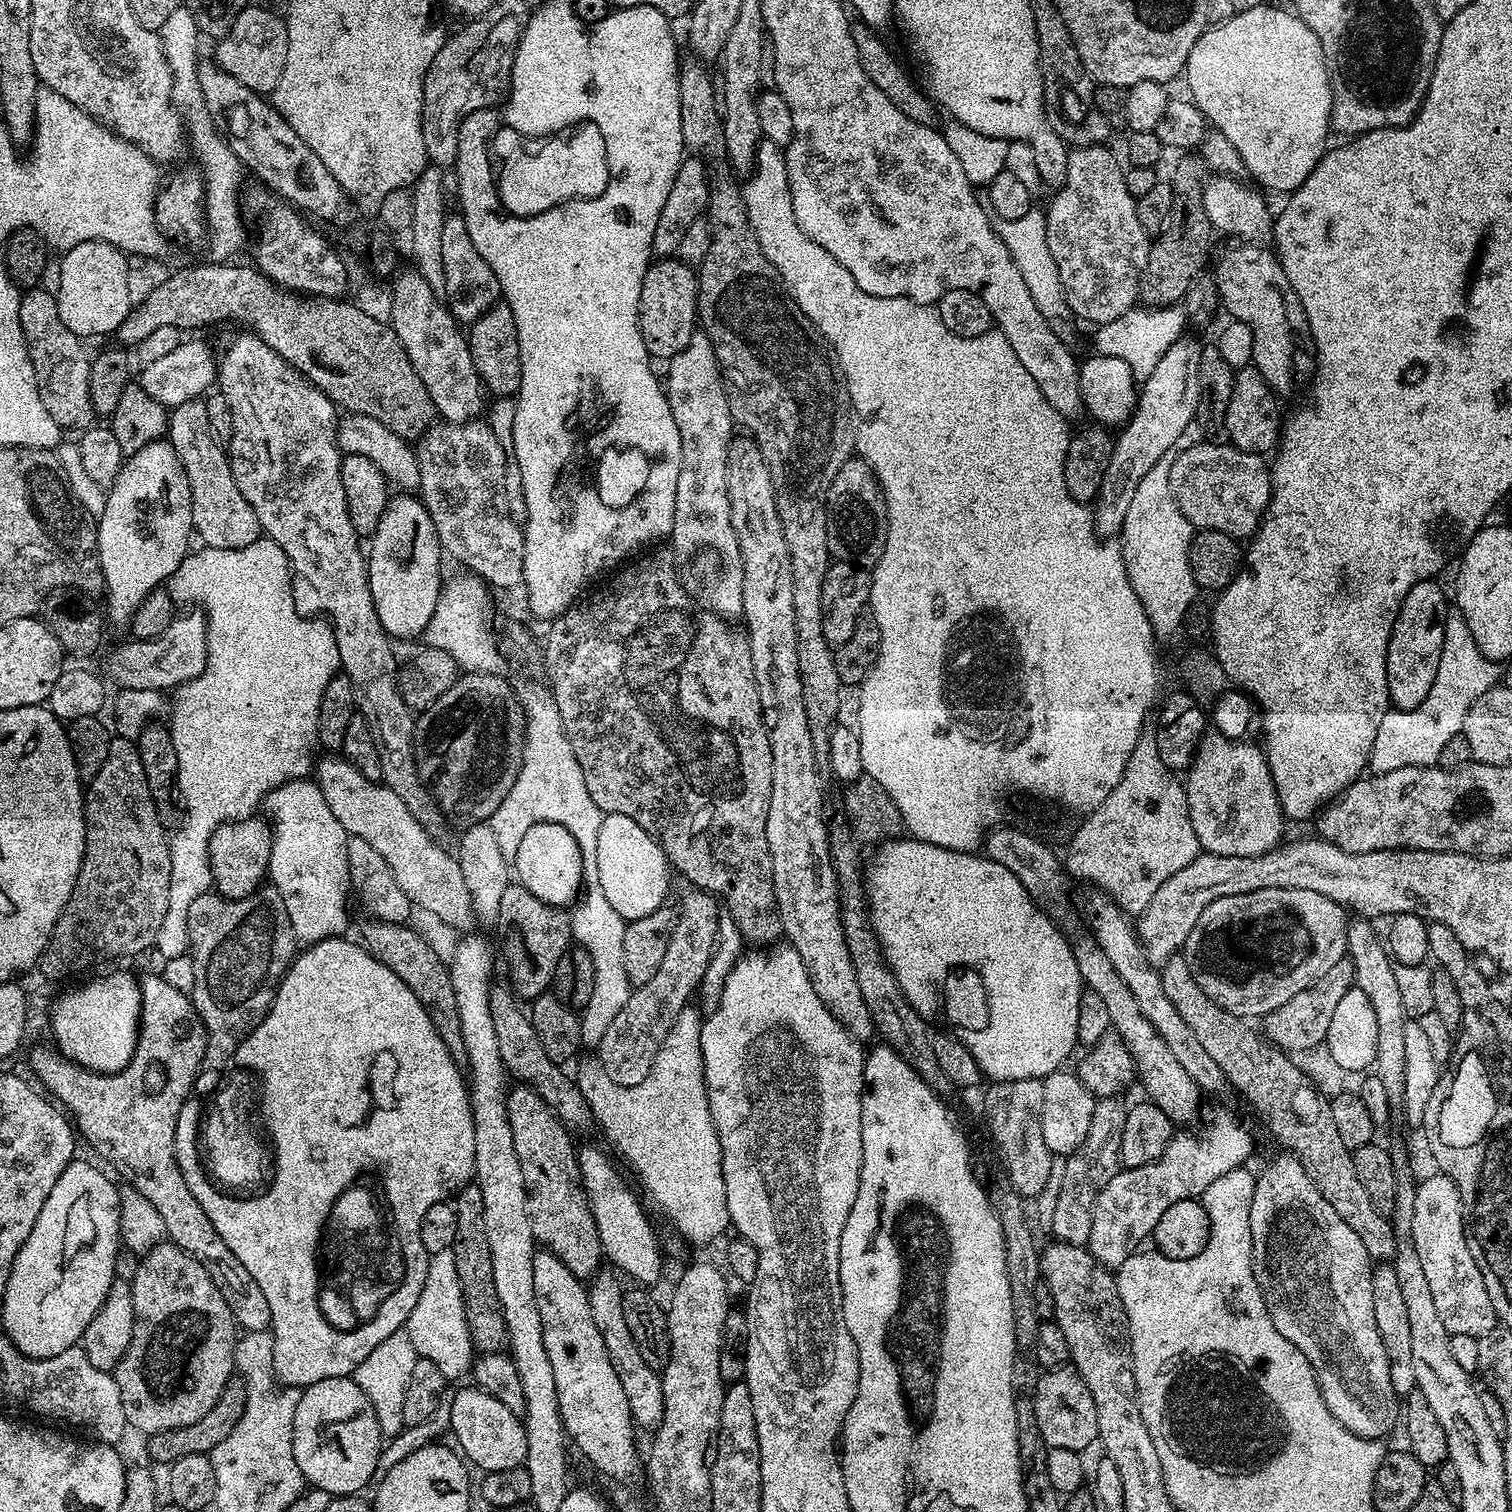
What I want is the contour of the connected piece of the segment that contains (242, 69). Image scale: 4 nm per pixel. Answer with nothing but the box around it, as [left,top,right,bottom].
[214,8,288,94]

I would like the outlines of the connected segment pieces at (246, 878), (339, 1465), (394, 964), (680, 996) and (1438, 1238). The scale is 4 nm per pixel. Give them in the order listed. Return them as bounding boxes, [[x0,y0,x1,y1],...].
[[208,819,272,900],[292,1376,382,1498],[362,918,468,1070],[598,890,720,1088],[1412,1175,1497,1338]]

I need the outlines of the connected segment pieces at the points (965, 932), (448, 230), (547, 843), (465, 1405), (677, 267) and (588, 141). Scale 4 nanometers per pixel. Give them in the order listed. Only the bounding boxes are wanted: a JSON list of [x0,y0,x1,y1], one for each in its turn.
[[866,838,1082,1081],[442,215,501,326],[514,820,584,908],[450,1386,529,1472],[640,258,698,361],[484,102,612,226]]

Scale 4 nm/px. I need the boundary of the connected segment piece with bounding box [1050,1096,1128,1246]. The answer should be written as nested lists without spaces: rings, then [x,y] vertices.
[[[1116,1096],[1097,1099],[1094,1116],[1090,1118],[1090,1130],[1086,1130],[1086,1138],[1068,1155],[1065,1162],[1061,1192],[1058,1194],[1058,1204],[1055,1207],[1054,1222],[1050,1231],[1061,1244],[1087,1245],[1090,1238],[1092,1211],[1098,1194],[1102,1186],[1106,1186],[1106,1182],[1110,1182],[1110,1178],[1114,1178],[1114,1174],[1122,1167],[1120,1147],[1128,1108],[1120,1105],[1118,1101]]]

